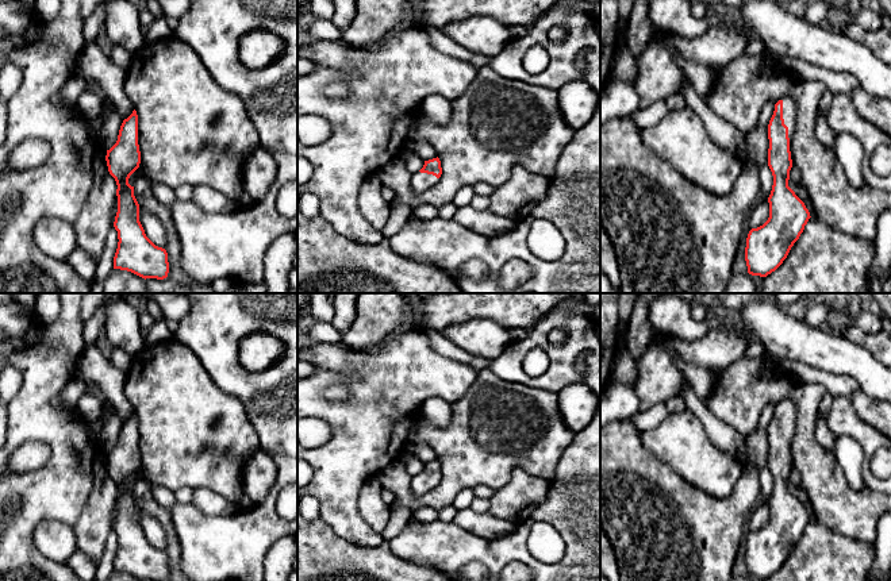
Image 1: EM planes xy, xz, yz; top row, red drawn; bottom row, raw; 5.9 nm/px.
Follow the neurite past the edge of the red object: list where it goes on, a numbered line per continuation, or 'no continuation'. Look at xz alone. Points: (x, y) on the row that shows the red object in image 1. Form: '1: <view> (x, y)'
1: xz (421, 183)

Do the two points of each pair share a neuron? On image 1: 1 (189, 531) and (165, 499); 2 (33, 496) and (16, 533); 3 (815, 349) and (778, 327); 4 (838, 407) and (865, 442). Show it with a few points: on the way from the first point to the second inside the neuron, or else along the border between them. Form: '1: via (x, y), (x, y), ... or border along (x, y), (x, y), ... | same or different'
1: border along (177, 503), (169, 511) | different
2: via (26, 506), (23, 515), (16, 523) | same
3: via (806, 345), (787, 337) | same
4: via (843, 415), (861, 434) | same

